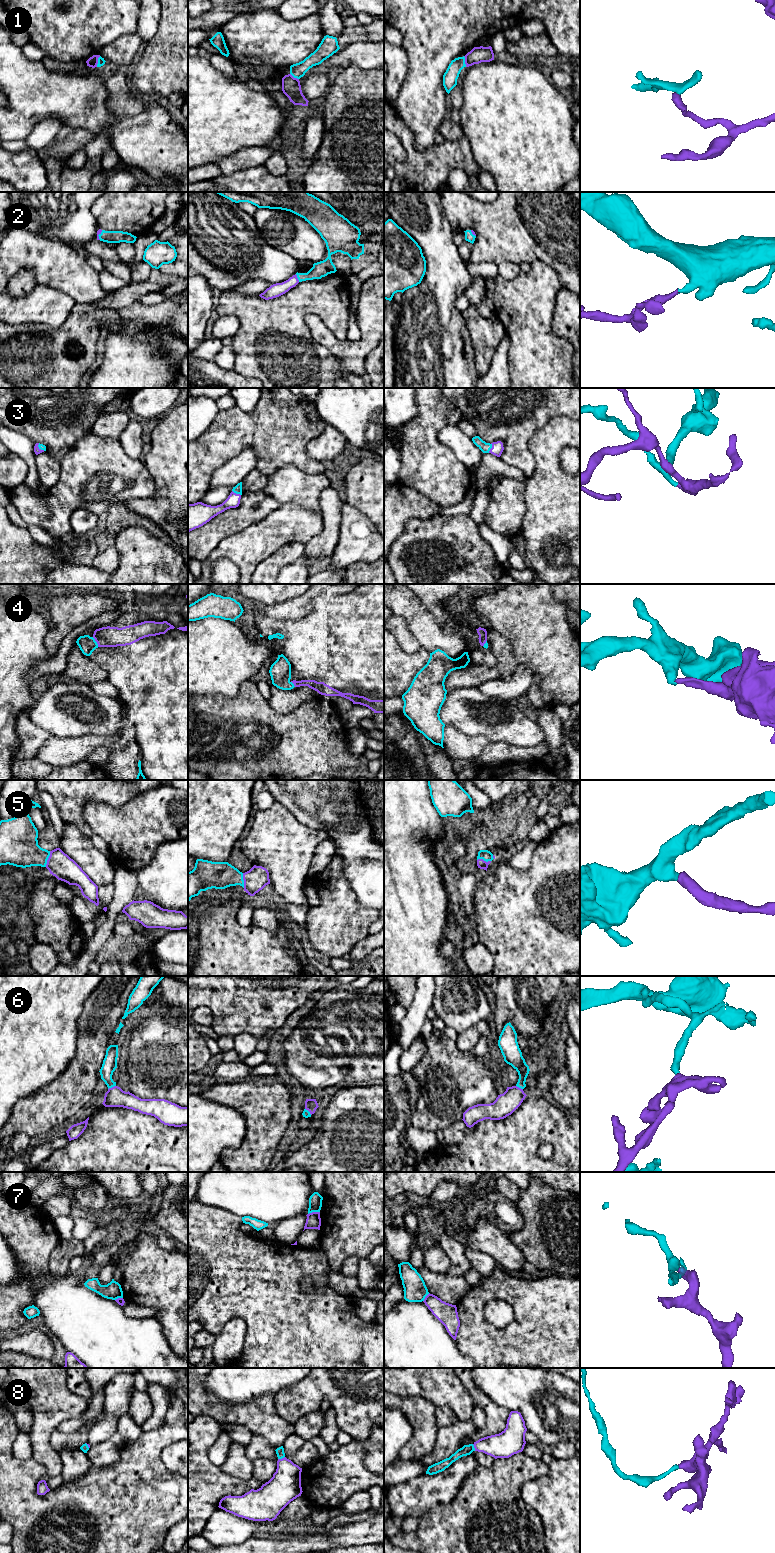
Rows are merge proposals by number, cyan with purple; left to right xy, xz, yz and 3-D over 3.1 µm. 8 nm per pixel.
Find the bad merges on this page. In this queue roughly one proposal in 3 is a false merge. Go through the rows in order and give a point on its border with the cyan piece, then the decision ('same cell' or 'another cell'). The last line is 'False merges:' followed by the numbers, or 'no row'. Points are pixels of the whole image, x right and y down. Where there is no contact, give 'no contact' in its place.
1: meets cyan in xy at (98, 61); another cell
2: meets cyan in xz at (297, 277); same cell
3: meets cyan in yz at (491, 447); same cell
4: meets cyan in xy at (96, 642); same cell
5: meets cyan in xy at (47, 859); same cell
6: meets cyan in xy at (111, 1087); same cell
7: meets cyan in xz at (313, 1211); another cell
8: meets cyan in xz at (281, 1458); same cell
False merges: 1, 7

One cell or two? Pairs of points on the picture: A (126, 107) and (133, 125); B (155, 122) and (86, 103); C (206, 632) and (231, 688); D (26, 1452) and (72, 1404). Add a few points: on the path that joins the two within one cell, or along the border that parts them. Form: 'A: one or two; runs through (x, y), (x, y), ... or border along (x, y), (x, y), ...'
A: two; border along (145, 101), (133, 116), (117, 118), (108, 108)
B: one; runs through (138, 125), (116, 125), (110, 119), (103, 117)
C: one; runs through (206, 646), (206, 650), (216, 660), (223, 674)
D: two; border along (28, 1436), (32, 1456)

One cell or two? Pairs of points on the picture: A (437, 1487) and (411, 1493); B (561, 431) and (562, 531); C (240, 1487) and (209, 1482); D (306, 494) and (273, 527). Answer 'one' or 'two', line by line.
A: one
B: one
C: one
D: two

